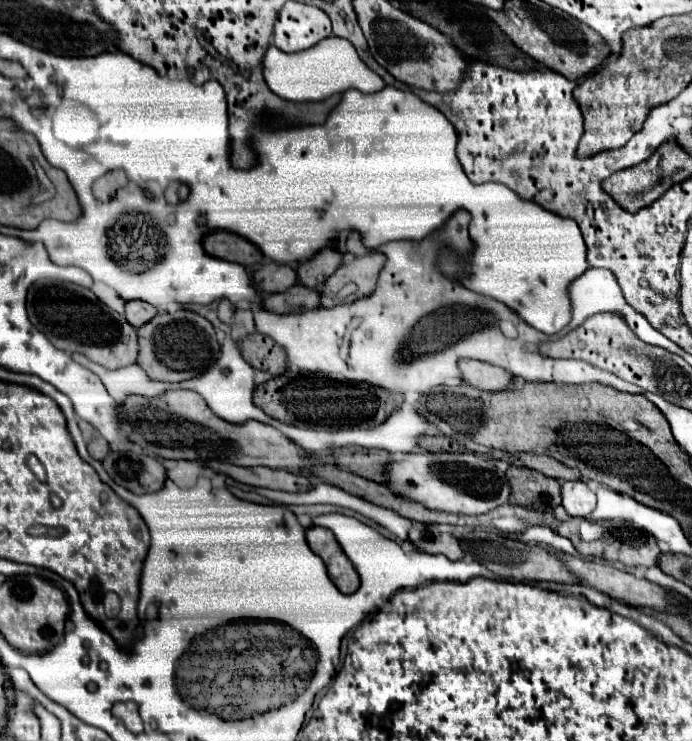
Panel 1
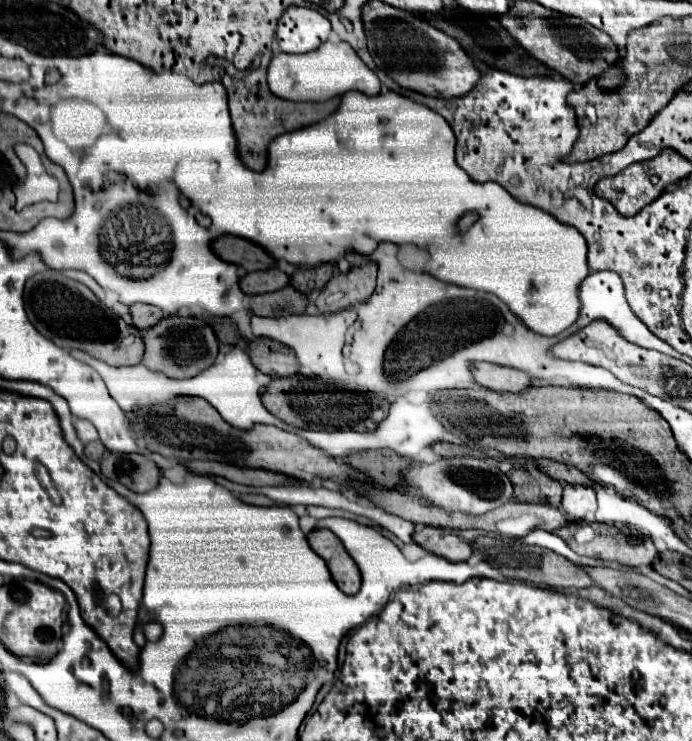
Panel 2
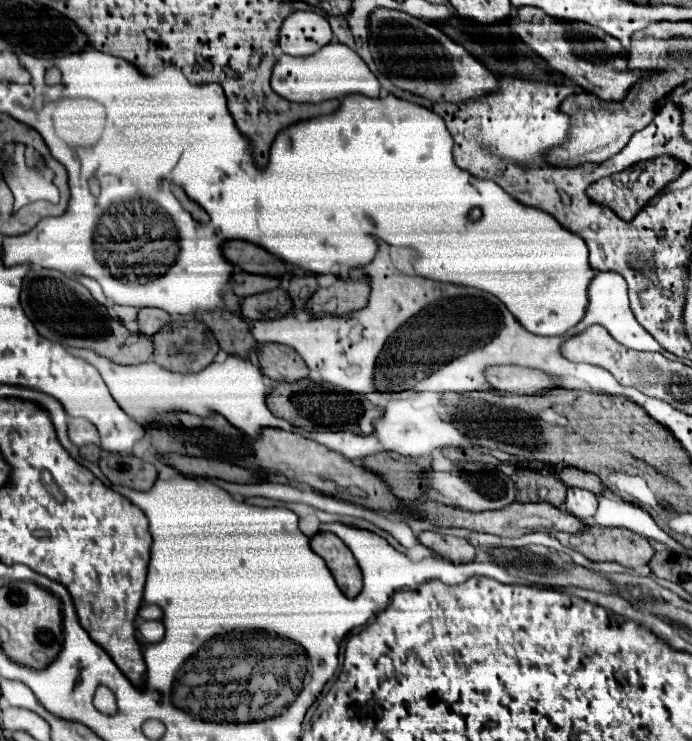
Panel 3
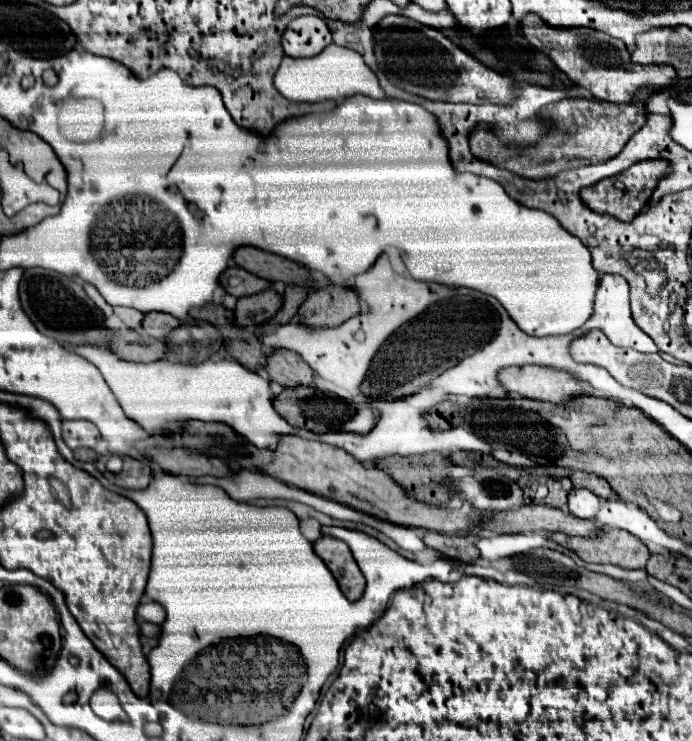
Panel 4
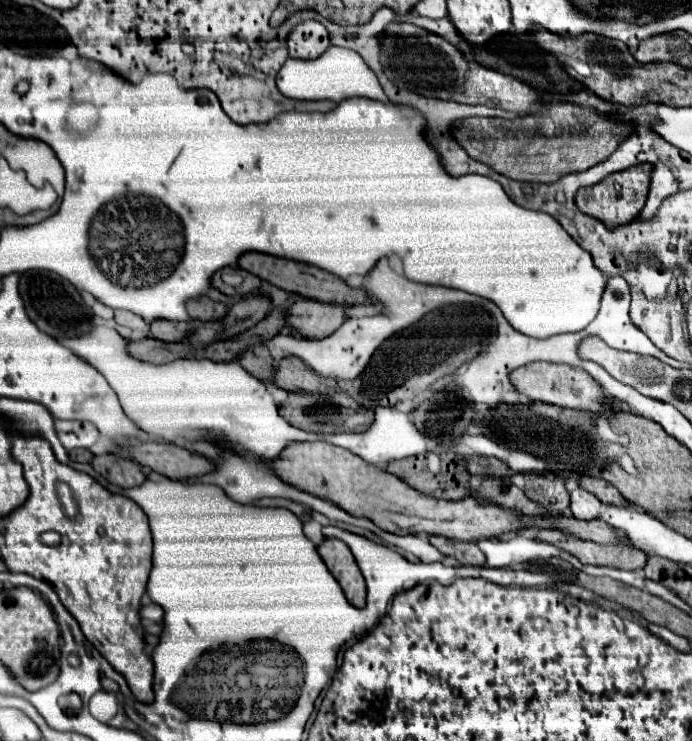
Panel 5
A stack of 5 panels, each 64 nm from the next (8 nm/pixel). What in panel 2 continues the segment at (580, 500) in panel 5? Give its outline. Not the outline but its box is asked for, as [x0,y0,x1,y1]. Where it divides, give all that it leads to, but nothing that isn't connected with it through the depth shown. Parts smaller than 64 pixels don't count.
[562,486,596,522]

